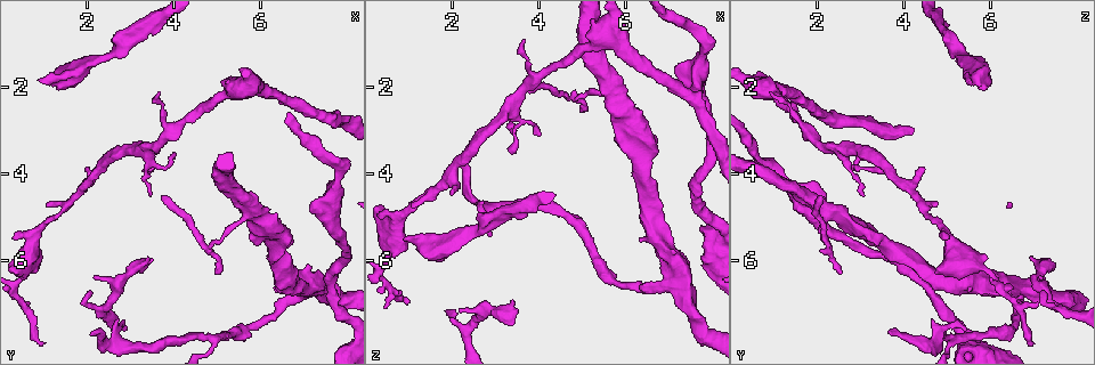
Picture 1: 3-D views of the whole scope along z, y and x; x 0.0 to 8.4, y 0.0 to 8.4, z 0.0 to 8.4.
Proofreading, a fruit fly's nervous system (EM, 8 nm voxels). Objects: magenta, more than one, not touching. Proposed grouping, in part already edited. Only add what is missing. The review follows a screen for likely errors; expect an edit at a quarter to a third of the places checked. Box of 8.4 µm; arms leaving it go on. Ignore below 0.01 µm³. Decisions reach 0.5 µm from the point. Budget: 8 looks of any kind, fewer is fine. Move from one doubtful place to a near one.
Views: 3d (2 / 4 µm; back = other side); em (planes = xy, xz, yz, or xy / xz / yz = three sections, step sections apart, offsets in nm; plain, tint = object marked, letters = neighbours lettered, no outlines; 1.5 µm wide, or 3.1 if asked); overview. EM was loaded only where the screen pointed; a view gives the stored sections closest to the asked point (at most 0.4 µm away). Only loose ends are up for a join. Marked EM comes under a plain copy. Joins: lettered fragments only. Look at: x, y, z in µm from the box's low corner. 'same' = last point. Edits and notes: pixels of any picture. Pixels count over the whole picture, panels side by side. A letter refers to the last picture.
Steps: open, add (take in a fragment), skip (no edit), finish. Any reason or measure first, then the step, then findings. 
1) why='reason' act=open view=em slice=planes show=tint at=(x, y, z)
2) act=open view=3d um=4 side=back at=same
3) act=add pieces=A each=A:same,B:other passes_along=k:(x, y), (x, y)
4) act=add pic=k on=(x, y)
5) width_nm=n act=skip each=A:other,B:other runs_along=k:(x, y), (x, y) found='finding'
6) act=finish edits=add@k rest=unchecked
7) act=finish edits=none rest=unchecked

why='thin end' act=open view=3d um=4 side=back at=(2.10, 7.70, 3.75)

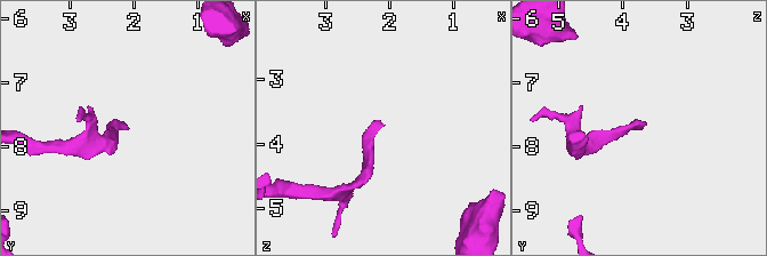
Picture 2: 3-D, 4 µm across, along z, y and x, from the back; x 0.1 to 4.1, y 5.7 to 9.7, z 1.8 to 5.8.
why='shape alone is not enough' act=open view=em slice=planes show=letters at=(2.10, 7.75, 3.70)

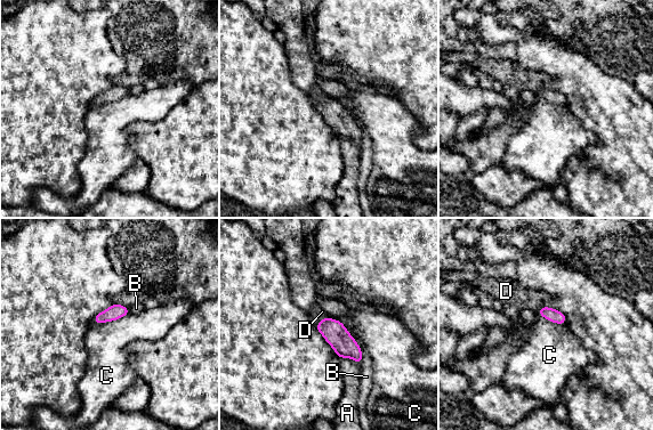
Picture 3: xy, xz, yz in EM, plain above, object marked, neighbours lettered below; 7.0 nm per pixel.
width_nm=90 act=skip each=A:other,B:other,C:other,D:other border=3:(328, 316), (338, 319), (357, 345) found='no lettered fragment goes on from it'

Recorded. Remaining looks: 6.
why='branch stops here' act=open view=em slice=xz step=4 show=letters at=(1.95, 3.90, 4.50)

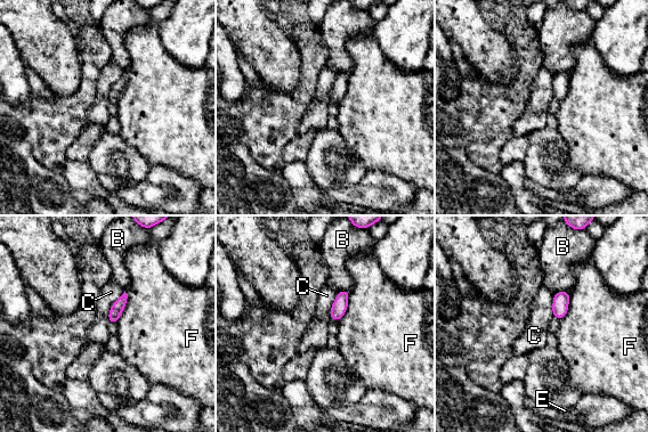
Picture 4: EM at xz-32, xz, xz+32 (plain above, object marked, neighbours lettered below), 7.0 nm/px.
act=open view=em slice=planes show=letters at=same

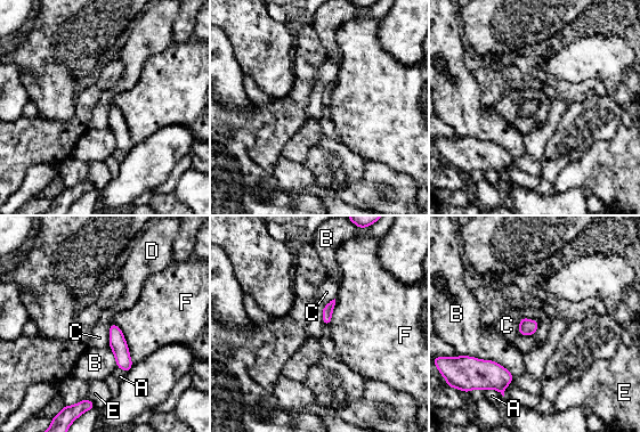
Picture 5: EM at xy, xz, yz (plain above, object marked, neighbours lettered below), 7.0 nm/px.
act=skip each=A:other,B:other,C:other,D:other,E:other,F:other border=5:(520, 317), (518, 331), (532, 335) found='none of them fits'

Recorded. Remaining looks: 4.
why='branch stops here' act=open view=3d um=4 at=(7.15, 4.65, 1.55)

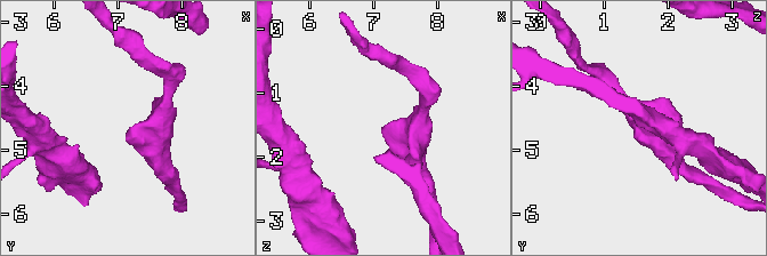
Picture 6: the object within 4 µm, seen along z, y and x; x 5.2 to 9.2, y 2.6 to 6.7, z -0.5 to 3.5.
why='need the tissue' act=open view=em slice=xz step=8 show=tint at=(7.15, 4.60, 1.50)

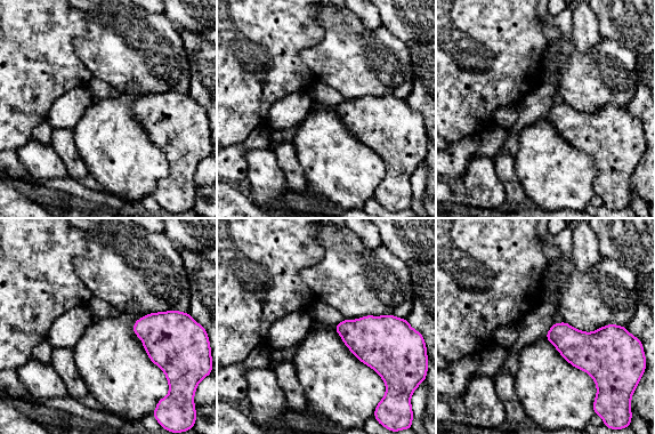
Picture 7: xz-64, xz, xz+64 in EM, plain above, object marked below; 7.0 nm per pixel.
why='another direction' act=open view=em slice=planes show=letters at=same

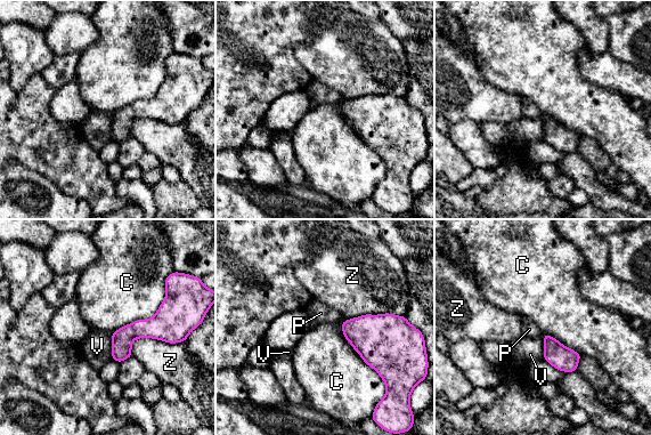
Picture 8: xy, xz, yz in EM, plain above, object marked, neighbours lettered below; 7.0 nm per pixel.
longest_contact=C:550nm act=skip each=C:other,P:other,V:other,Z:other found='no lettered fragment goes on from it'

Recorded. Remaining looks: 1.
act=finish edits=none rest=unchecked

